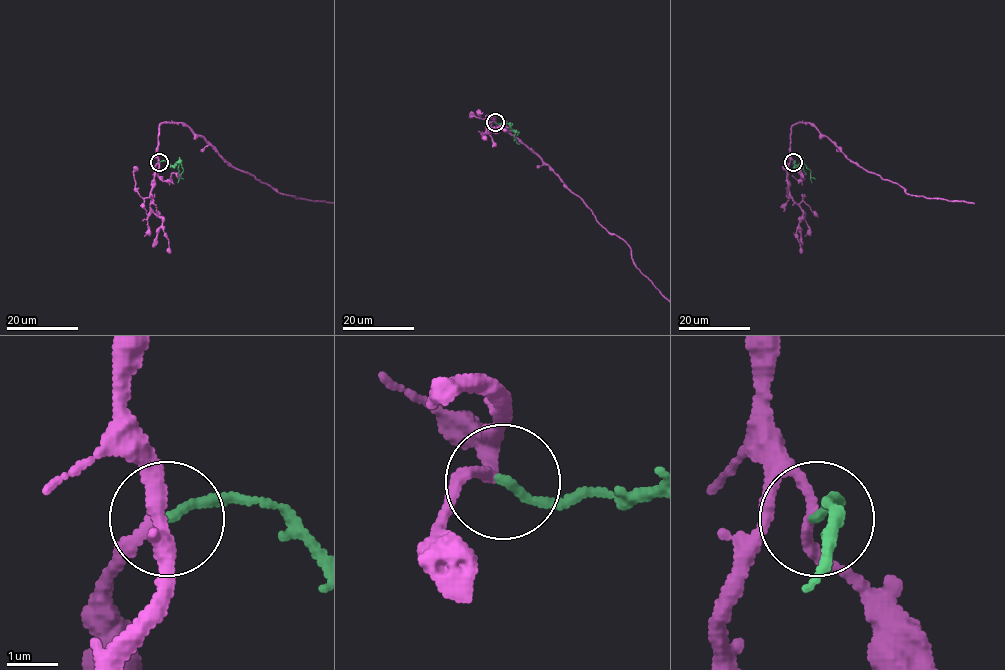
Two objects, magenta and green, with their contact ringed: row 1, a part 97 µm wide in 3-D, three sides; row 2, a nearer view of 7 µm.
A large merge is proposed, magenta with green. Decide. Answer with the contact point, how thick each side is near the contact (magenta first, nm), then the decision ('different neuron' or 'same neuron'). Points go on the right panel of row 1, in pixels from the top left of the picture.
place (793, 162); calibres 190 and 170 nm; different neuron

